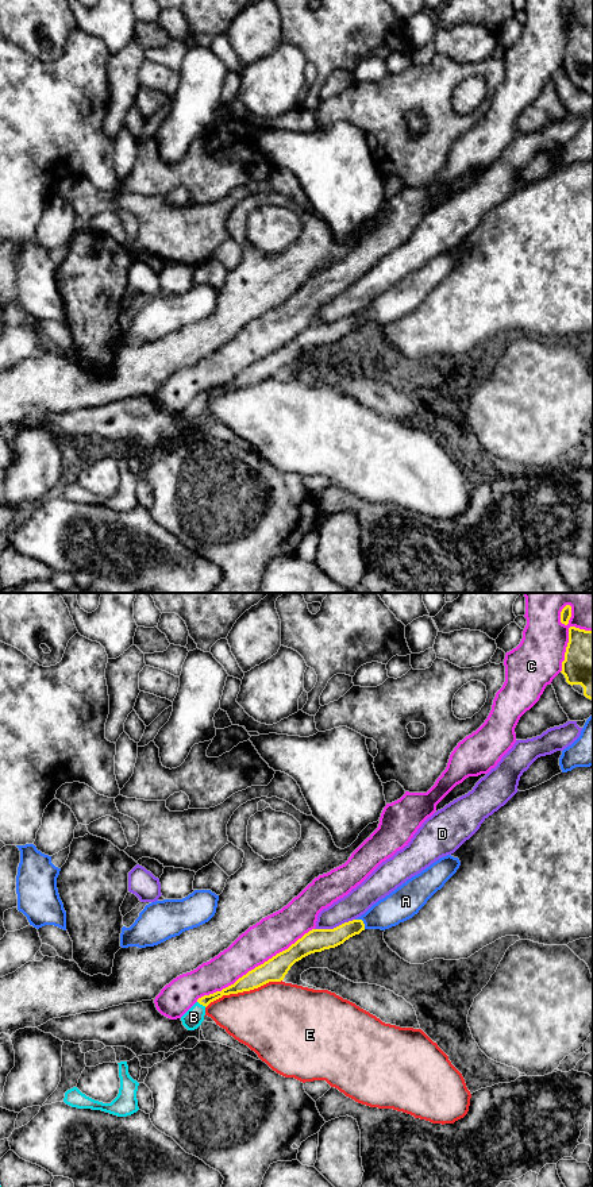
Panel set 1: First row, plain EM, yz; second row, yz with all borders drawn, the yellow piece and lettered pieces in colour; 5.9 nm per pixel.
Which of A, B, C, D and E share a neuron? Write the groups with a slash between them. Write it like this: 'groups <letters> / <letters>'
groups A / B / C / D / E

